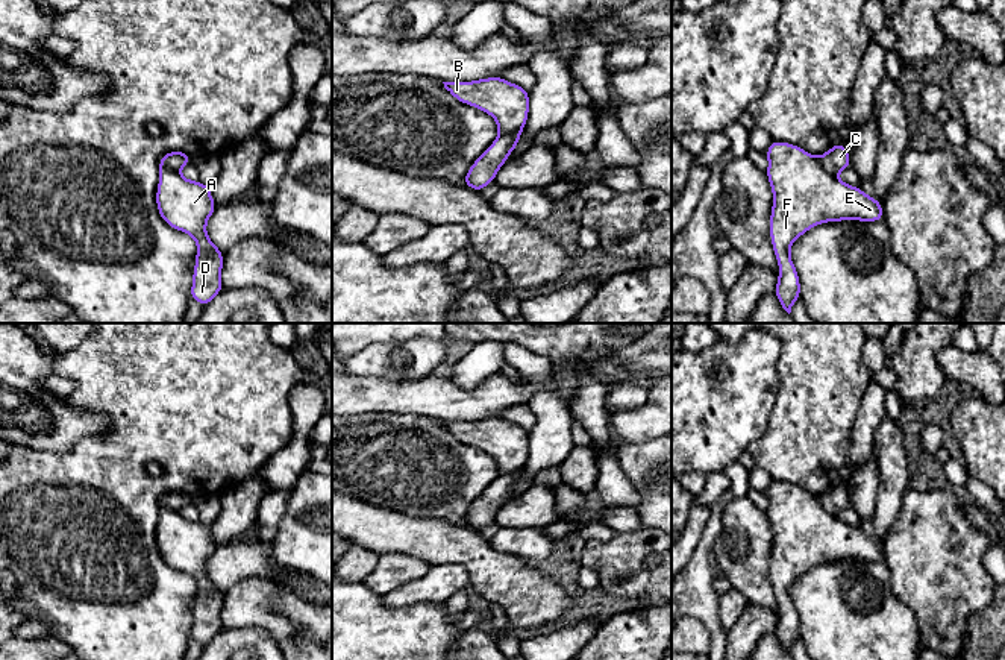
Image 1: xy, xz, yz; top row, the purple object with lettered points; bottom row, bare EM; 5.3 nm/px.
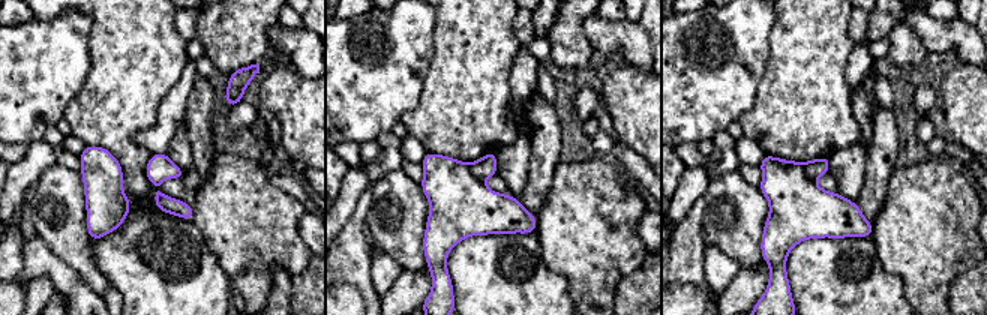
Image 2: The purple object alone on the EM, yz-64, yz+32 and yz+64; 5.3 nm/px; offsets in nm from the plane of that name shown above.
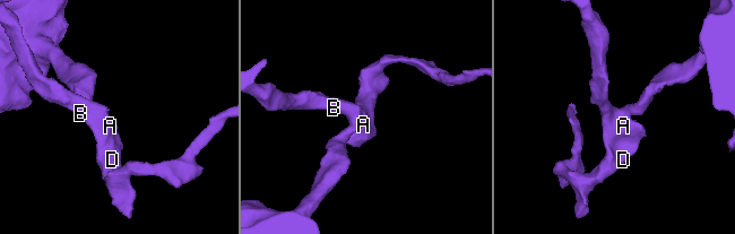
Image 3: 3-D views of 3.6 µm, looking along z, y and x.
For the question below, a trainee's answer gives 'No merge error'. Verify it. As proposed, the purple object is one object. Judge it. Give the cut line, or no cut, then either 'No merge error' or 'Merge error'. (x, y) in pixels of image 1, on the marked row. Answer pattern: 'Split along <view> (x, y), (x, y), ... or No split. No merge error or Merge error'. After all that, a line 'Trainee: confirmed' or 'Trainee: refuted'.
Split along xz (520, 131), (499, 134). Merge error
Trainee: refuted

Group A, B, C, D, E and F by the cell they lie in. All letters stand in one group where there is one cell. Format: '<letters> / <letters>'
A B D E F / C

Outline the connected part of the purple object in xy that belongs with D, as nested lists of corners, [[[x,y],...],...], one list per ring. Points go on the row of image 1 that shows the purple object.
[[[162,168],[159,170],[156,206],[168,226],[196,240],[197,253],[189,299],[206,306],[223,290],[224,253],[206,234],[206,223],[217,208],[211,187],[200,181],[188,181],[177,170]]]

